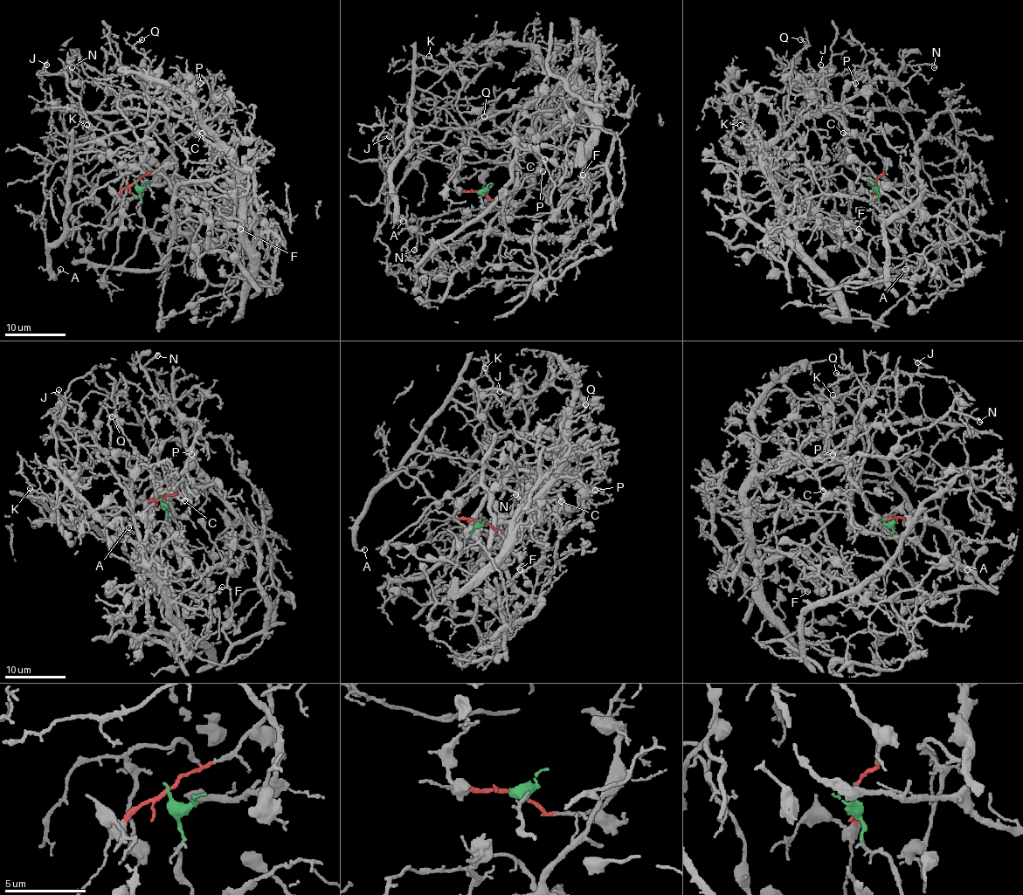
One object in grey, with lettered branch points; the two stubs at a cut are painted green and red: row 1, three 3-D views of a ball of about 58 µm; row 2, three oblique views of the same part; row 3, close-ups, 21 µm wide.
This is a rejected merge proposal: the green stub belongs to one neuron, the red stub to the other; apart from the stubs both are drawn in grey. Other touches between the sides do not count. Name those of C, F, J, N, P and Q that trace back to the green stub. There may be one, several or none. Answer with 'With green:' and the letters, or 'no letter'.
With green: F, J

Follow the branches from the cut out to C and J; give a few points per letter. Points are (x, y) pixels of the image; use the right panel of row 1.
C: (875, 182), (883, 173), (883, 158), (862, 134), (842, 133)
J: (875, 182), (906, 268), (873, 266), (835, 229), (819, 166), (750, 158), (785, 141), (782, 99), (819, 65)

